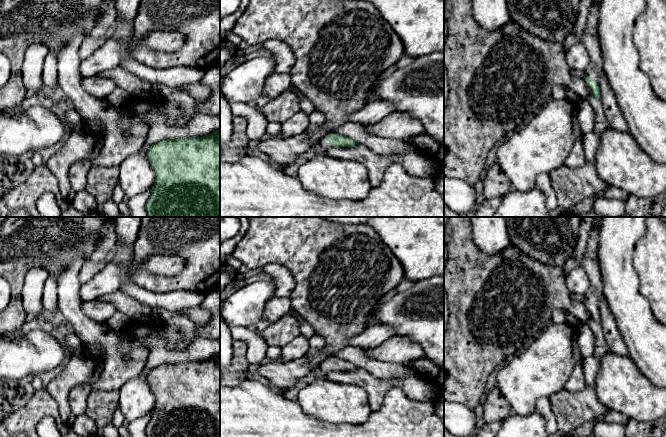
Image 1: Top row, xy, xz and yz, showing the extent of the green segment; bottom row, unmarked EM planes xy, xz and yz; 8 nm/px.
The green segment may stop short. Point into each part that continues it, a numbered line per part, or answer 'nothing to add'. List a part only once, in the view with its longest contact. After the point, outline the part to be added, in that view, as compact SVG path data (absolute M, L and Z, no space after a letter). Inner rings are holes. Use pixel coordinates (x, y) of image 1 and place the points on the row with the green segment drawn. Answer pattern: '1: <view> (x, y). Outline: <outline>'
1: yz (590, 39). Outline: M593 0L594 4L587 17L586 30L580 40L585 45L590 55L590 65L584 72L585 78L591 78L595 84L599 83L600 75L603 73L603 56L599 45L598 22L601 0Z

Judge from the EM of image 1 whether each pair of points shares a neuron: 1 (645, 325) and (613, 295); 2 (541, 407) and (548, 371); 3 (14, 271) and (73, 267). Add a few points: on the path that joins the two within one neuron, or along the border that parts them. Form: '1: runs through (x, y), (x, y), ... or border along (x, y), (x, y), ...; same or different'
1: runs through (637, 317), (621, 301); same
2: border along (547, 398), (540, 398), (536, 403), (535, 410); different
3: border along (84, 259), (73, 259), (56, 279); different

